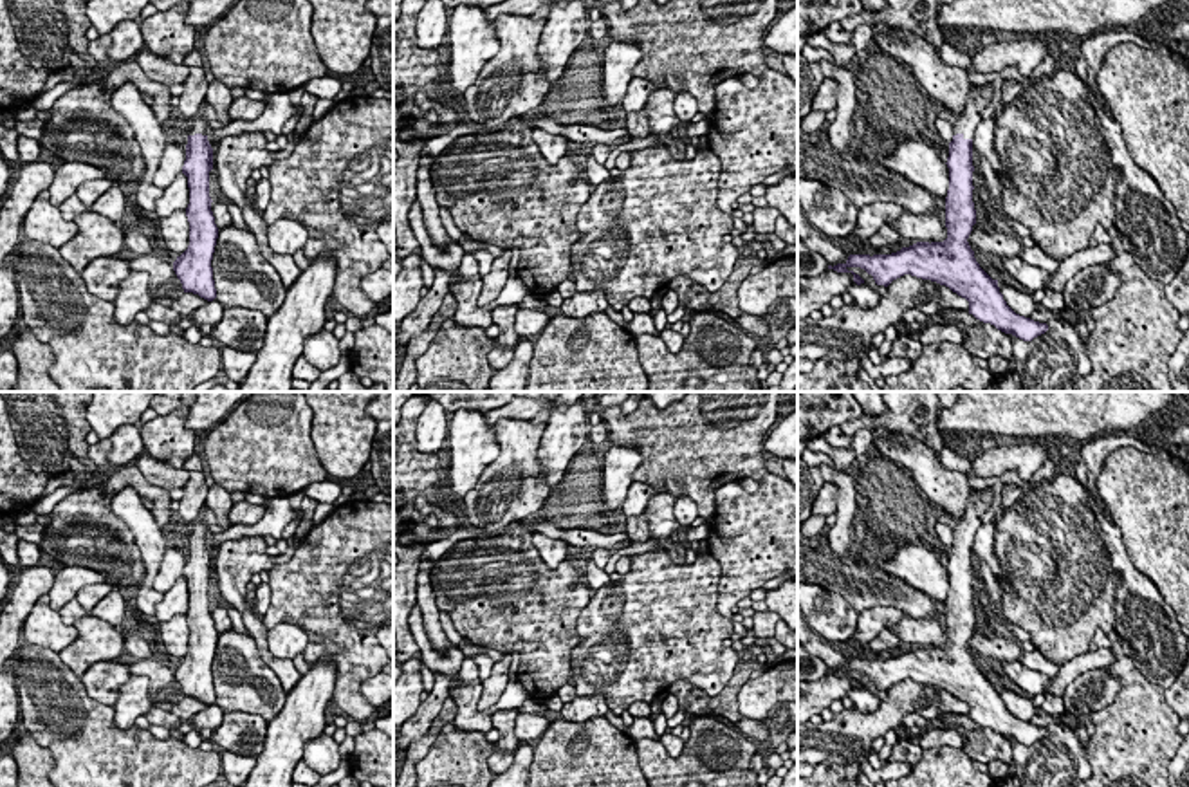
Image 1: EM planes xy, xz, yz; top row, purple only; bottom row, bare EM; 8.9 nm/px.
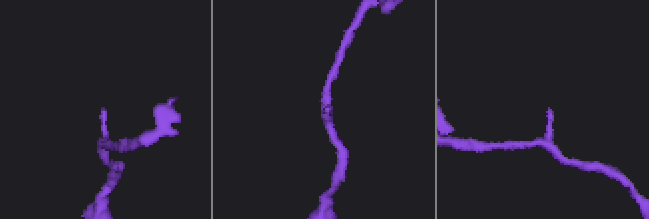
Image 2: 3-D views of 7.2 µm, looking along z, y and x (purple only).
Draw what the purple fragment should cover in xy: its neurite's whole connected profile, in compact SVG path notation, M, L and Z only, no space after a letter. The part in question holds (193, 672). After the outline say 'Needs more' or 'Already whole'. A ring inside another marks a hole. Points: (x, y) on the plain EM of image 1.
M197 518L188 531L186 565L182 578L188 581L189 608L186 621L189 626L189 650L173 666L173 675L184 697L198 699L213 706L217 702L213 684L213 657L218 632L211 616L209 576L213 574L213 552L207 545L207 525Z. Needs more

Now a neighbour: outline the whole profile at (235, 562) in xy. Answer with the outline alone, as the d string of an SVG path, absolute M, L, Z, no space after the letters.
M263 536L222 542L213 554L213 572L224 603L229 603L240 612L244 626L254 639L263 662L278 675L285 693L289 693L301 679L301 673L294 668L290 659L278 659L271 653L267 644L269 630L245 601L251 578L262 570L269 572L274 567L276 563L272 561L272 556L267 554Z

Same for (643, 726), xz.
M637 717L633 718L633 724L628 726L626 731L633 740L639 738L651 738L651 740L659 740L660 736L655 733L655 726L653 720L650 717Z

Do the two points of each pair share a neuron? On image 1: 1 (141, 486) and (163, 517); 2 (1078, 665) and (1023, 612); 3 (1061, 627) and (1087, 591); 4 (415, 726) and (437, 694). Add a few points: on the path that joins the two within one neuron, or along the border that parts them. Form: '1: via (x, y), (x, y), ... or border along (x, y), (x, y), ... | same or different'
1: via (148, 493), (159, 509) | same
2: border along (1088, 650), (1059, 666) | different
3: via (1061, 618), (1078, 600) | same
4: via (423, 719), (435, 701) | same

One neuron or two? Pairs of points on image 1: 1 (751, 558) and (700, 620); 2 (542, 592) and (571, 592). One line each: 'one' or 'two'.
1: two
2: one

